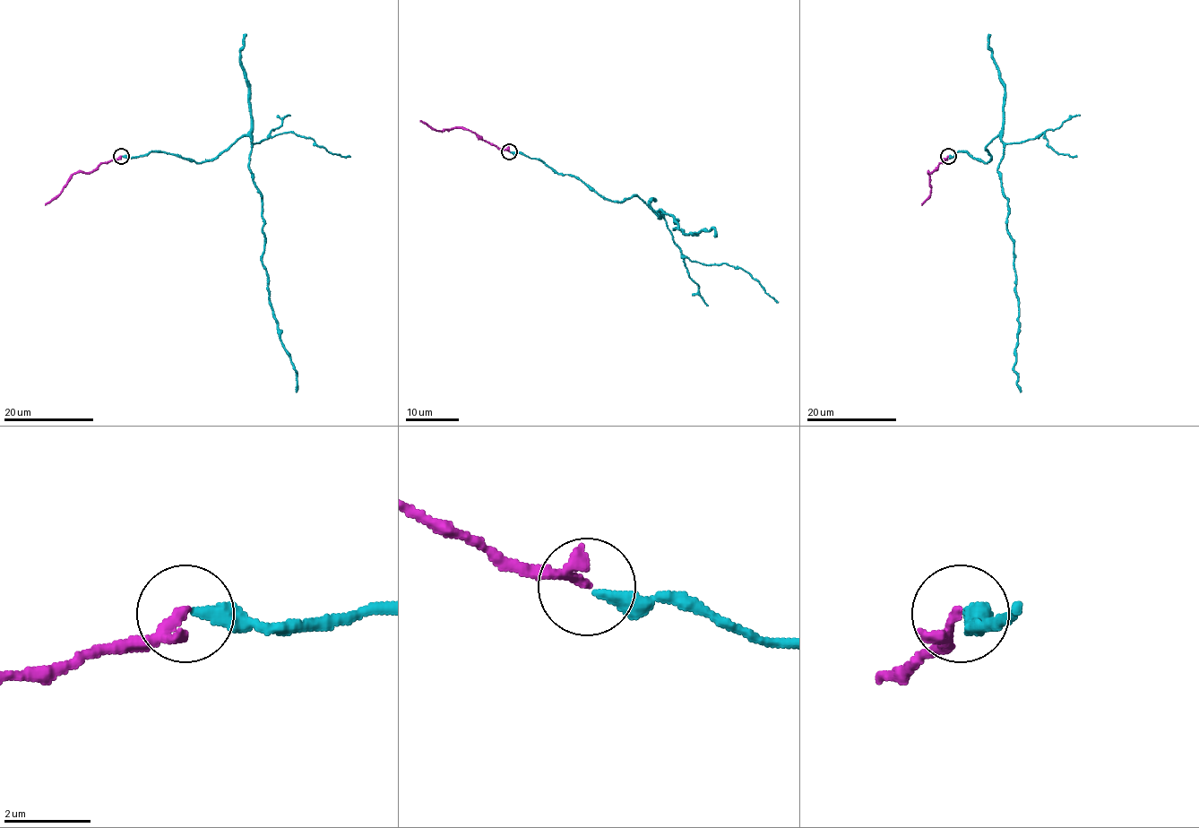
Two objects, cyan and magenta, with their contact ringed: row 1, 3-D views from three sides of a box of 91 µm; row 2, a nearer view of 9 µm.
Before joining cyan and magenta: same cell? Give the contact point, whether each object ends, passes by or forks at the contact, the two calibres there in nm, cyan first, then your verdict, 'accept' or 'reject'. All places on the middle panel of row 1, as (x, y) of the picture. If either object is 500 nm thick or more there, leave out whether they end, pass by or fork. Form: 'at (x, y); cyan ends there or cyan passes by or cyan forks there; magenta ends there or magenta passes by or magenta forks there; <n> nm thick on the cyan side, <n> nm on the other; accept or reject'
at (509, 151); cyan ends there; magenta ends there; 320 nm thick on the cyan side, 280 nm on the other; accept

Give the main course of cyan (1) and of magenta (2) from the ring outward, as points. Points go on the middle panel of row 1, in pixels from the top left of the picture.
1: (509, 152), (544, 161), (606, 198), (639, 195), (685, 234), (712, 228), (714, 236)
2: (509, 150), (481, 140), (474, 133), (455, 128), (436, 131), (419, 120)

